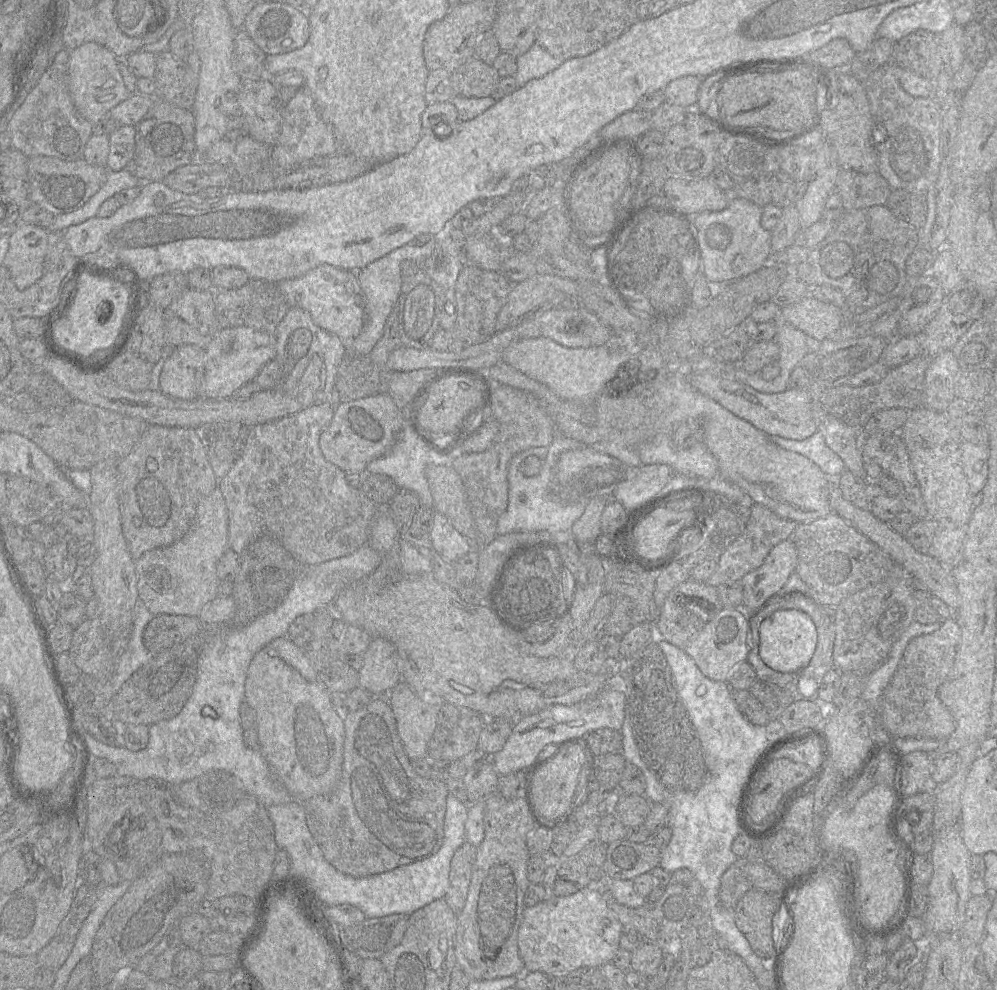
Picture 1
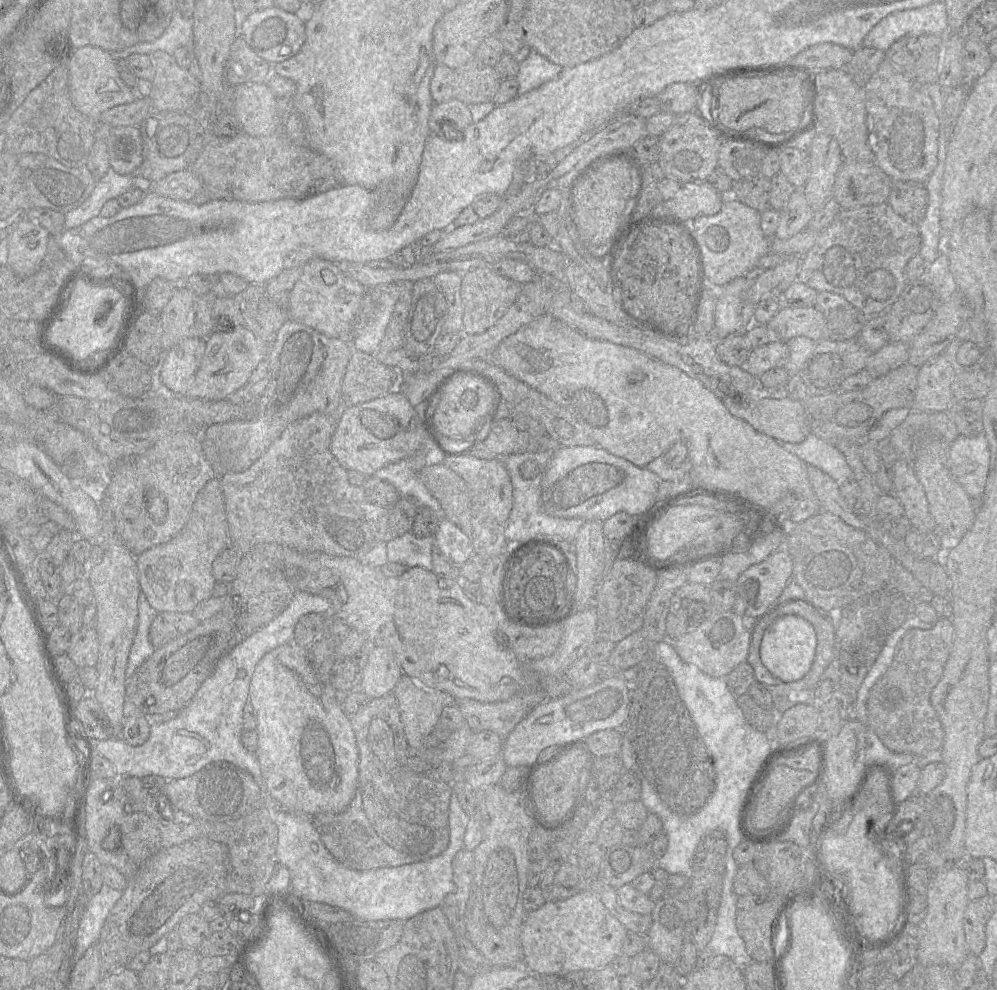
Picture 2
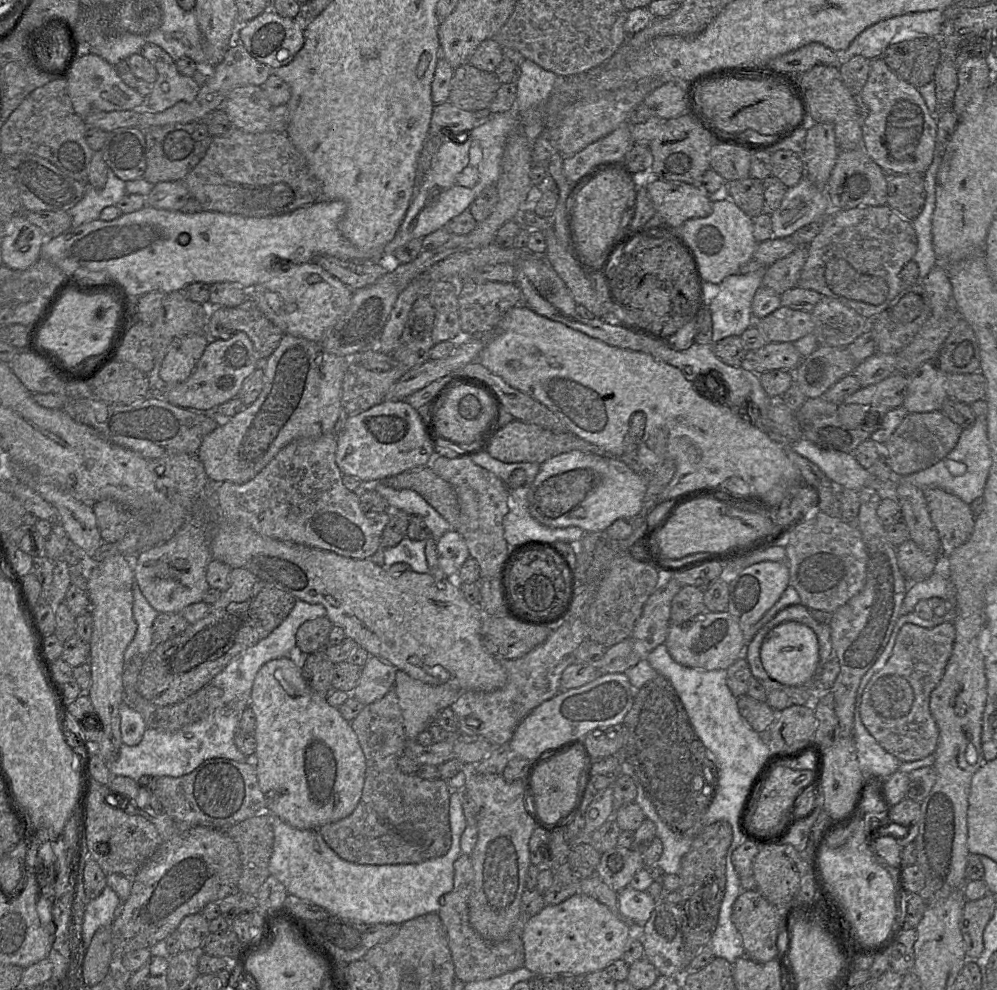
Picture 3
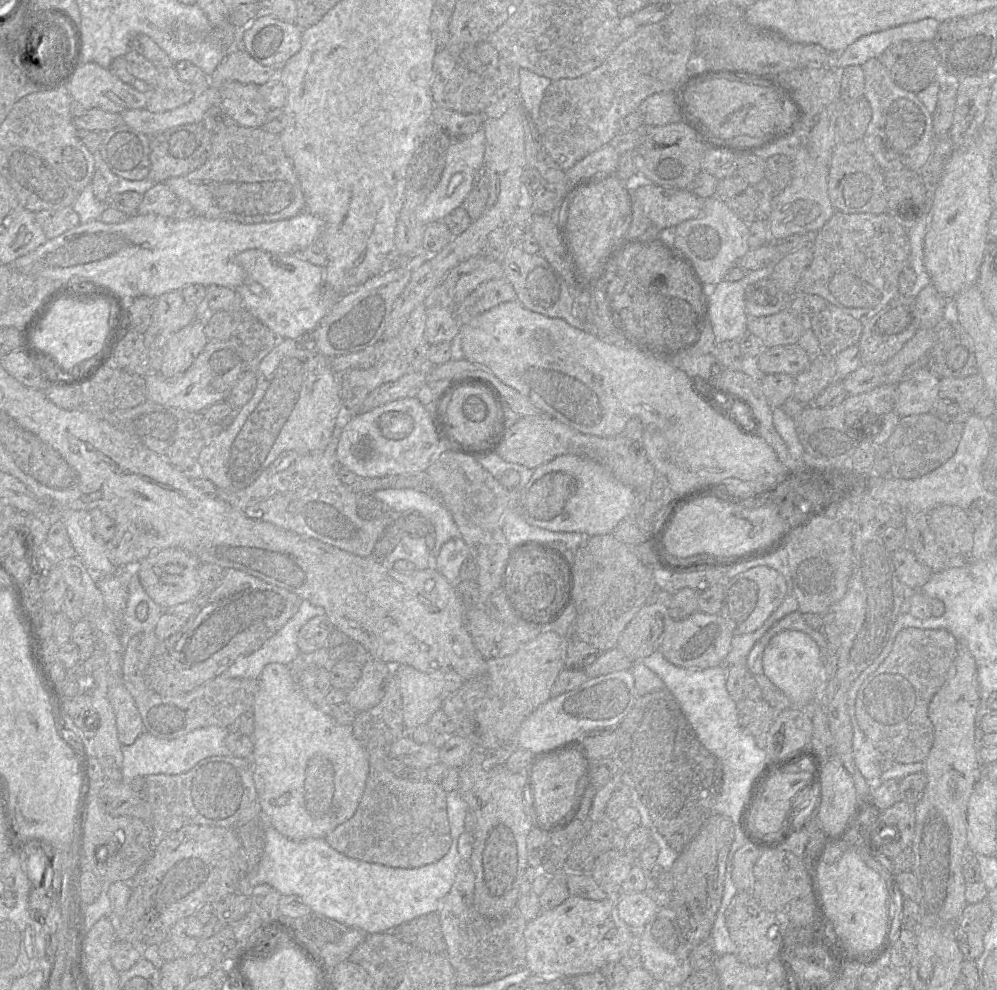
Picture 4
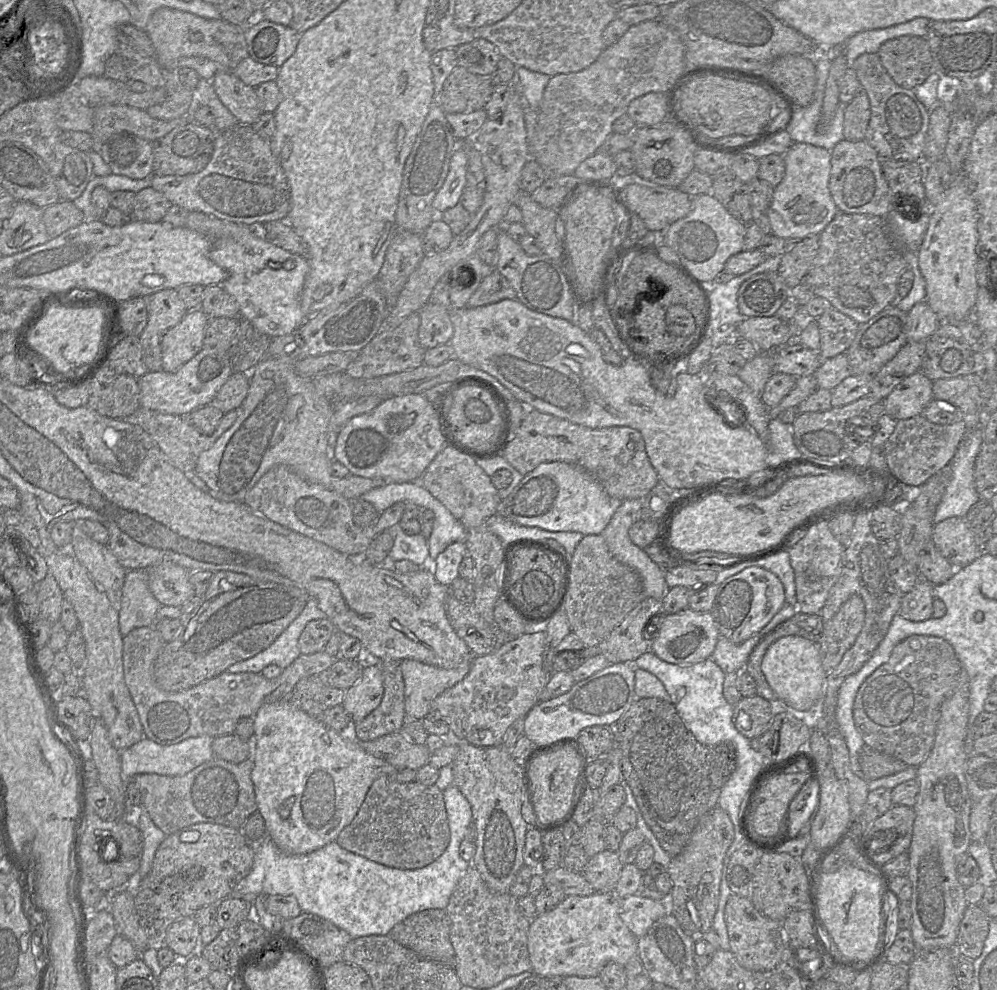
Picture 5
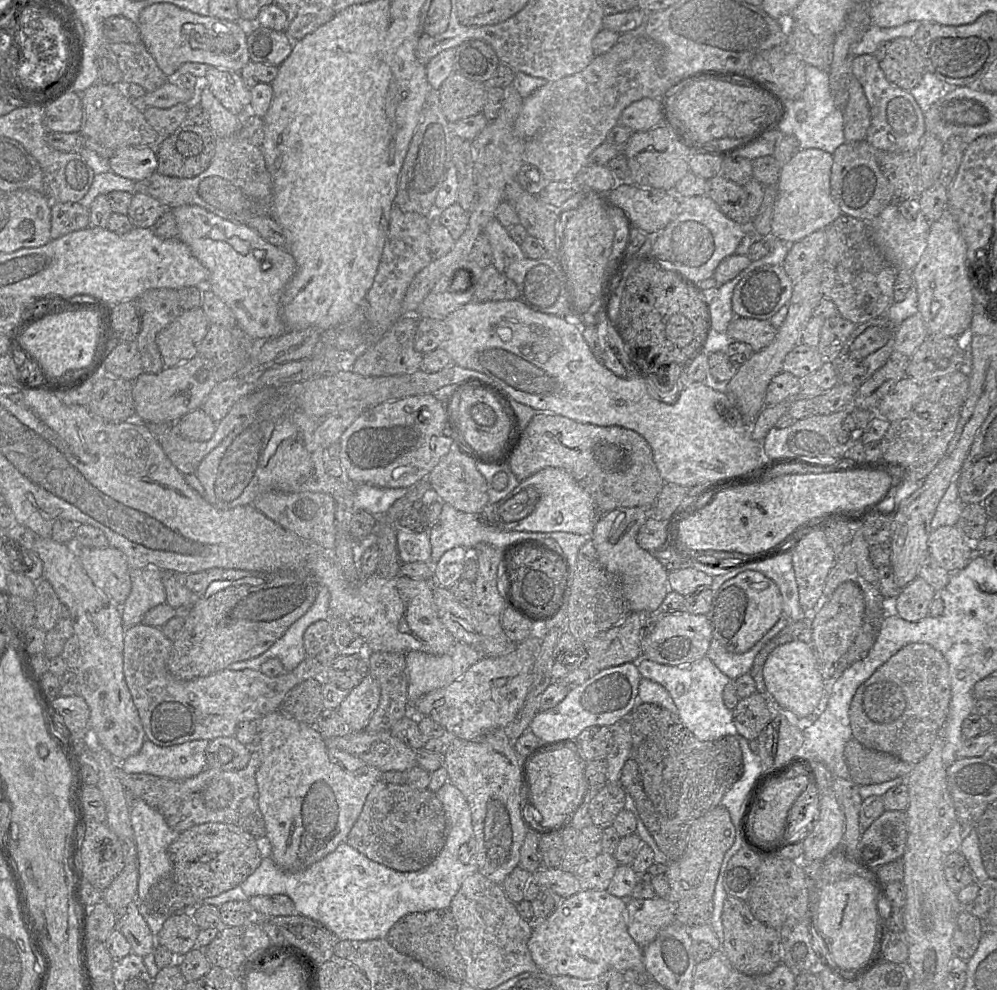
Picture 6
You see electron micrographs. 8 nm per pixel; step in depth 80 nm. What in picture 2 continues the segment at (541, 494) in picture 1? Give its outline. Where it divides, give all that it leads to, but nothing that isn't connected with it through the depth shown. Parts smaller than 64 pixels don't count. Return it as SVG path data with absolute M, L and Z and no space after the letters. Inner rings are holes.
M478 449L474 451L473 457L485 460L498 459L503 462L509 474L512 485L513 504L504 530L504 537L508 543L514 544L531 537L548 538L551 540L564 539L574 542L579 529L585 521L580 518L565 519L549 516L542 511L540 506L541 483L551 459L550 452L527 451L509 456L497 456L487 449ZM529 461L534 461L538 469L538 475L535 478L528 476L528 469L524 466Z

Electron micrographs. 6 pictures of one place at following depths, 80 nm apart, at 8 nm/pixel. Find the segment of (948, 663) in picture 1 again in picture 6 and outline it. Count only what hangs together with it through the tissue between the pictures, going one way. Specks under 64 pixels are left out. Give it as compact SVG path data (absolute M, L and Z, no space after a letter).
M908 644L856 690L849 709L852 737L867 748L917 764L929 753L944 725L950 701L946 658L929 644Z

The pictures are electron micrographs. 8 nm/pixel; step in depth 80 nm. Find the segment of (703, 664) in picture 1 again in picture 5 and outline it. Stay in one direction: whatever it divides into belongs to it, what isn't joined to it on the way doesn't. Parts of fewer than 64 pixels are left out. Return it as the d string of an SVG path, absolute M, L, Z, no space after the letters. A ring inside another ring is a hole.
M686 608L674 614L659 615L656 628L649 624L646 638L651 638L650 650L665 662L678 665L696 664L711 657L720 637L710 612ZM651 631L647 636L647 632Z

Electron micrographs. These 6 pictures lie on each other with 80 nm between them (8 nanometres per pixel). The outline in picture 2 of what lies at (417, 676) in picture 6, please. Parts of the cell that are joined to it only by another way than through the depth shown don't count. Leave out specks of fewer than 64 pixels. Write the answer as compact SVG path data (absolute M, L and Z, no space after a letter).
M403 673L392 694L397 700L405 738L411 750L424 748L423 739L439 721L442 709L456 701L451 694L424 688Z

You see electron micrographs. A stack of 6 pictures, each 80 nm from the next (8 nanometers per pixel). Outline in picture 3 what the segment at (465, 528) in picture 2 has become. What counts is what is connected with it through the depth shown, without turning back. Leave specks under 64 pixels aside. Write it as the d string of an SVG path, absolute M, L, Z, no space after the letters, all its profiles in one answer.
M429 466L410 469L381 482L394 489L411 489L420 494L451 526L458 529L460 508L453 487Z

